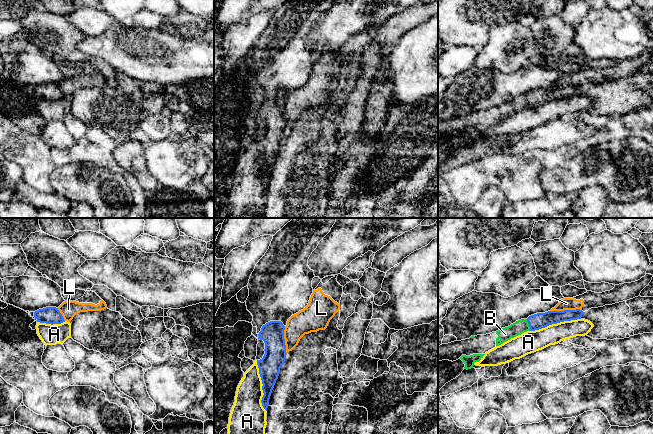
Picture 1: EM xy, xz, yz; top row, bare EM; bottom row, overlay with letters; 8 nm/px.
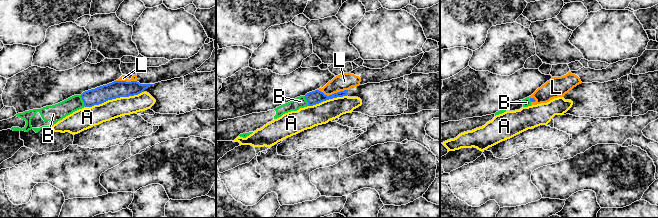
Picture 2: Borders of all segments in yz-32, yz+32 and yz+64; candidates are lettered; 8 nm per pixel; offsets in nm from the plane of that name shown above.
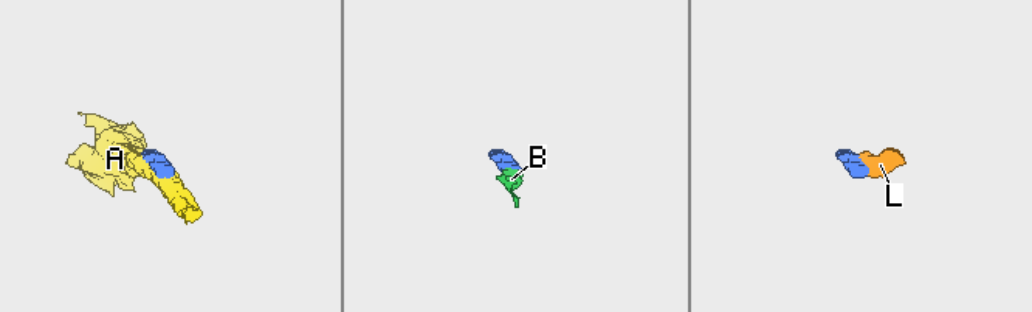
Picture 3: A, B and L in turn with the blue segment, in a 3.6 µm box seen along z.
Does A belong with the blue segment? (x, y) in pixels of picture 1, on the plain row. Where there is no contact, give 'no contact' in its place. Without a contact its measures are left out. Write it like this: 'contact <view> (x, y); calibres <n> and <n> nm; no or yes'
contact xz (262, 162); calibres 180 and 260 nm; no

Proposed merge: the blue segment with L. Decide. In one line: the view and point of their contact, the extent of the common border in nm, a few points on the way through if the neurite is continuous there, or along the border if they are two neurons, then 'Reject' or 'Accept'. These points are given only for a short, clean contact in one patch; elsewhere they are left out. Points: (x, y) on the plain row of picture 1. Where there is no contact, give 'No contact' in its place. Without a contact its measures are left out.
Touches blue at yz (565, 86). Shared border 260 nm. Boundary: yz (581, 85), (550, 87). Reject

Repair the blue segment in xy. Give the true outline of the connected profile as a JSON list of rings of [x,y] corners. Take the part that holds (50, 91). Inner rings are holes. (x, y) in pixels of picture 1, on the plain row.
[[[46,83],[34,88],[37,98],[46,100],[61,100],[65,98],[62,90],[56,83]]]

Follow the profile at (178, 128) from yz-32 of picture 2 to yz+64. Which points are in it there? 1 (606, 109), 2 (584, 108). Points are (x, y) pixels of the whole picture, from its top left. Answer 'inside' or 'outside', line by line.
1: outside
2: outside

